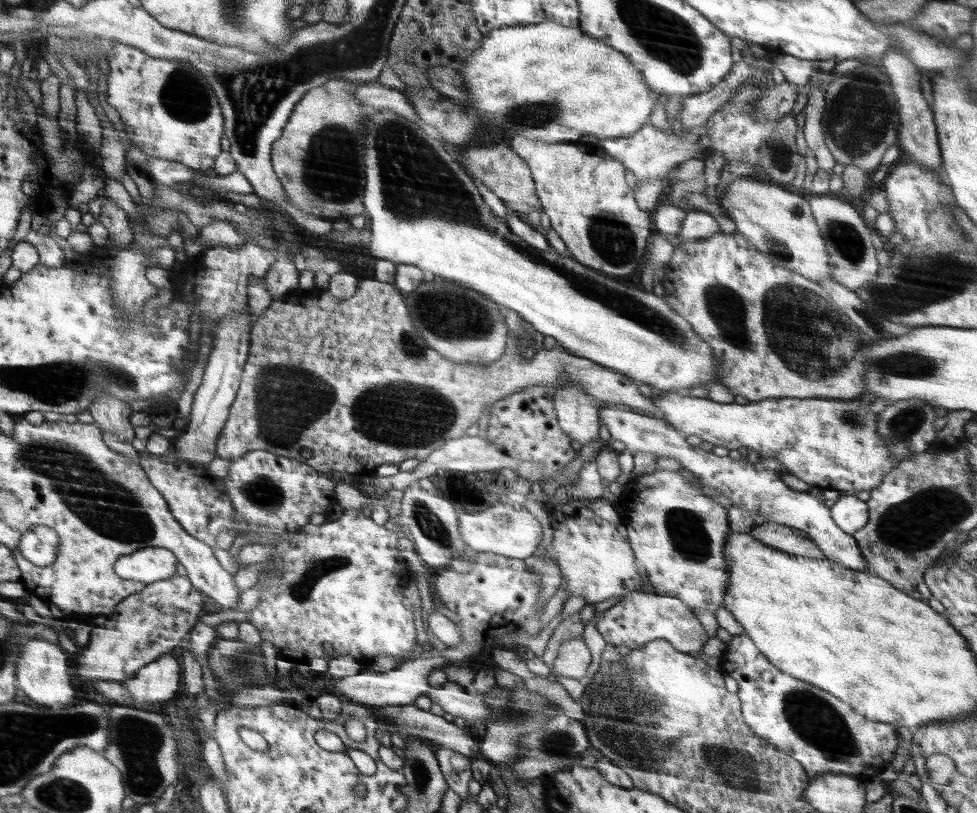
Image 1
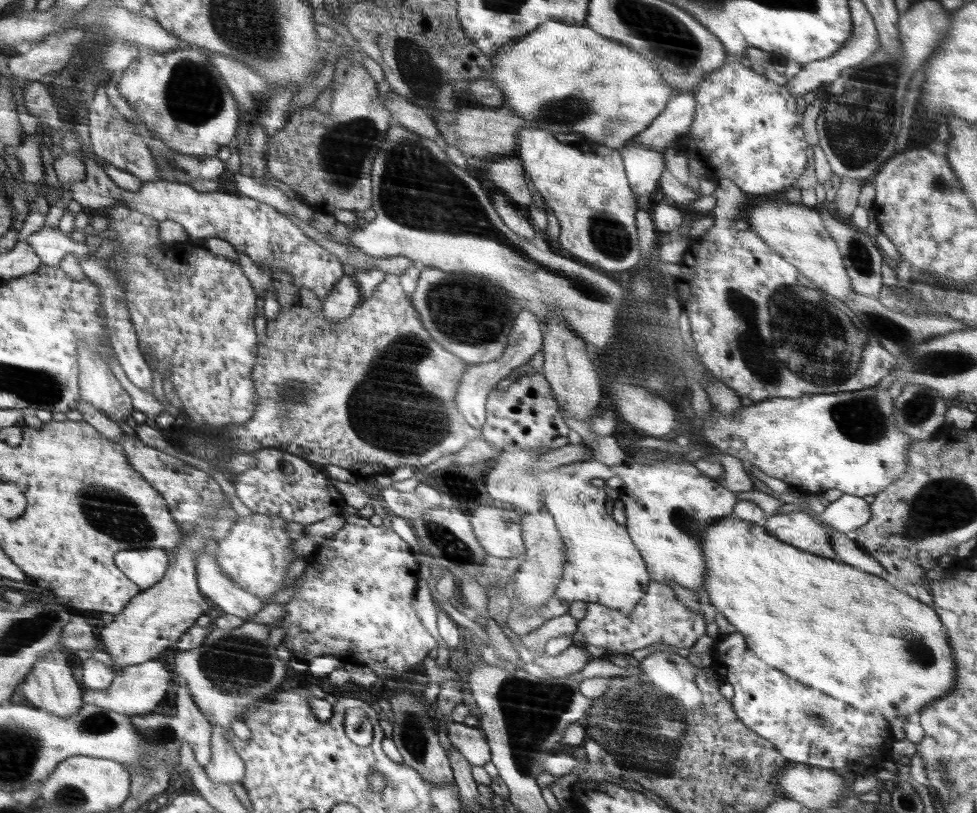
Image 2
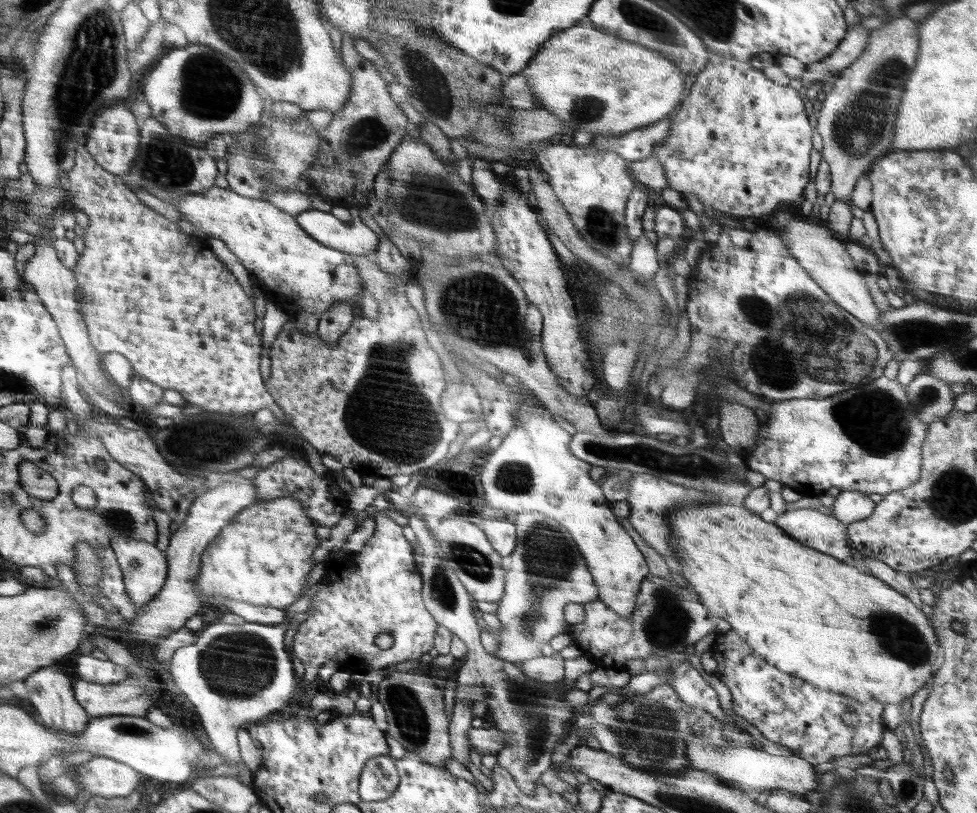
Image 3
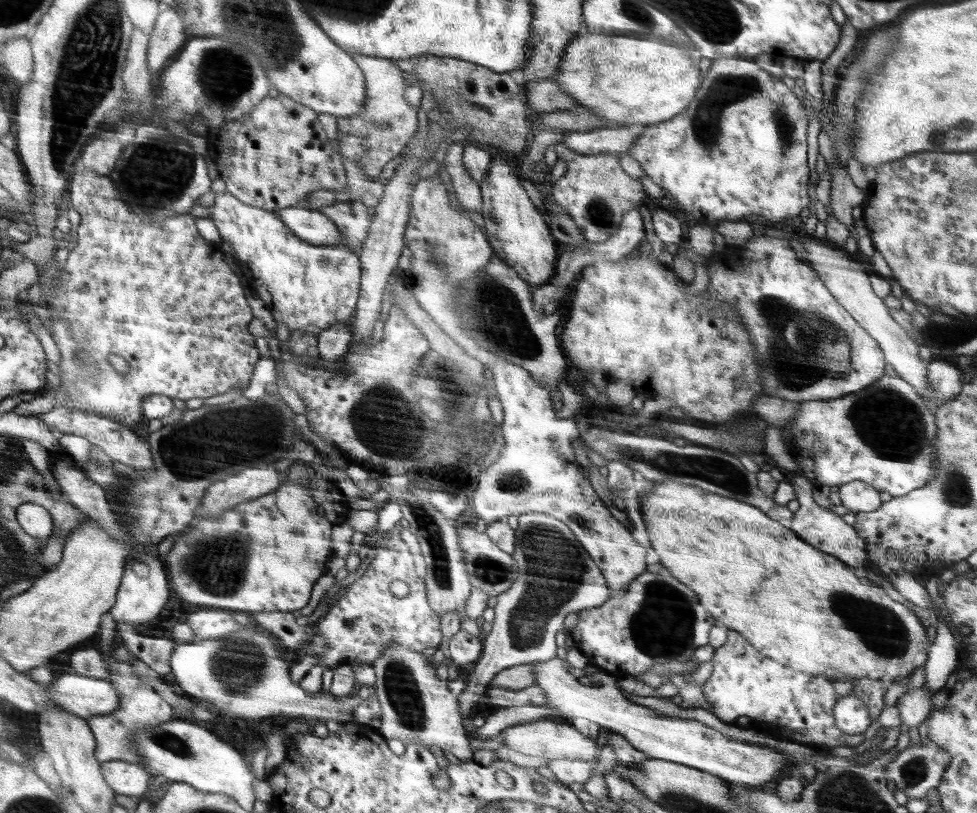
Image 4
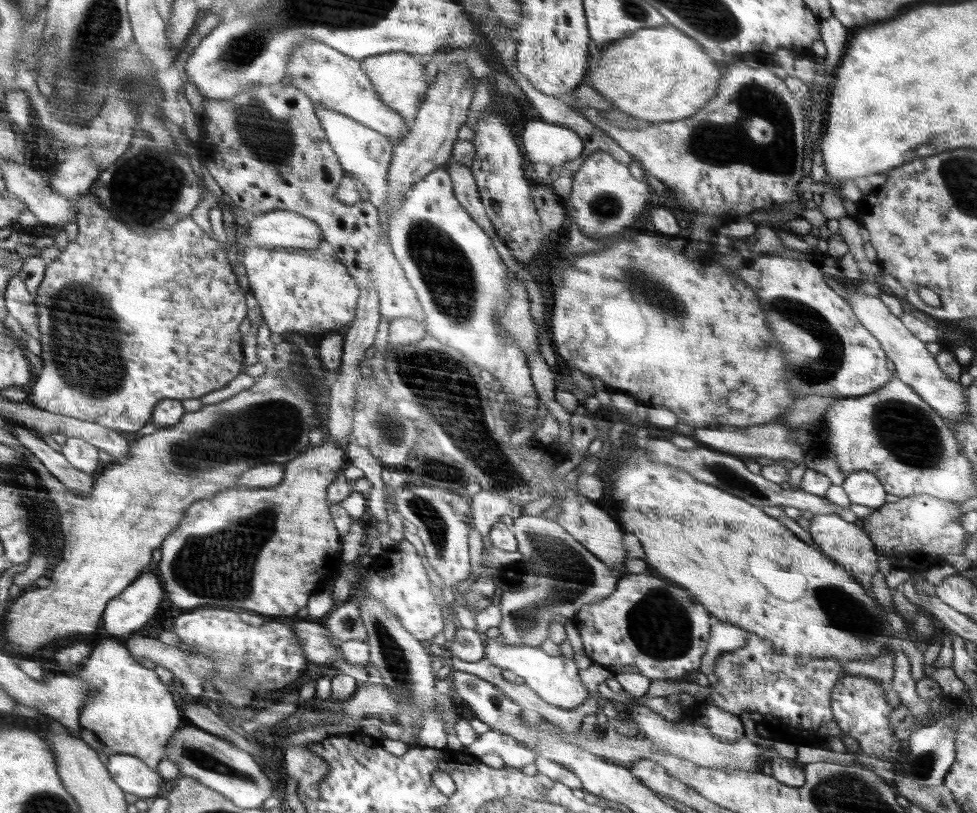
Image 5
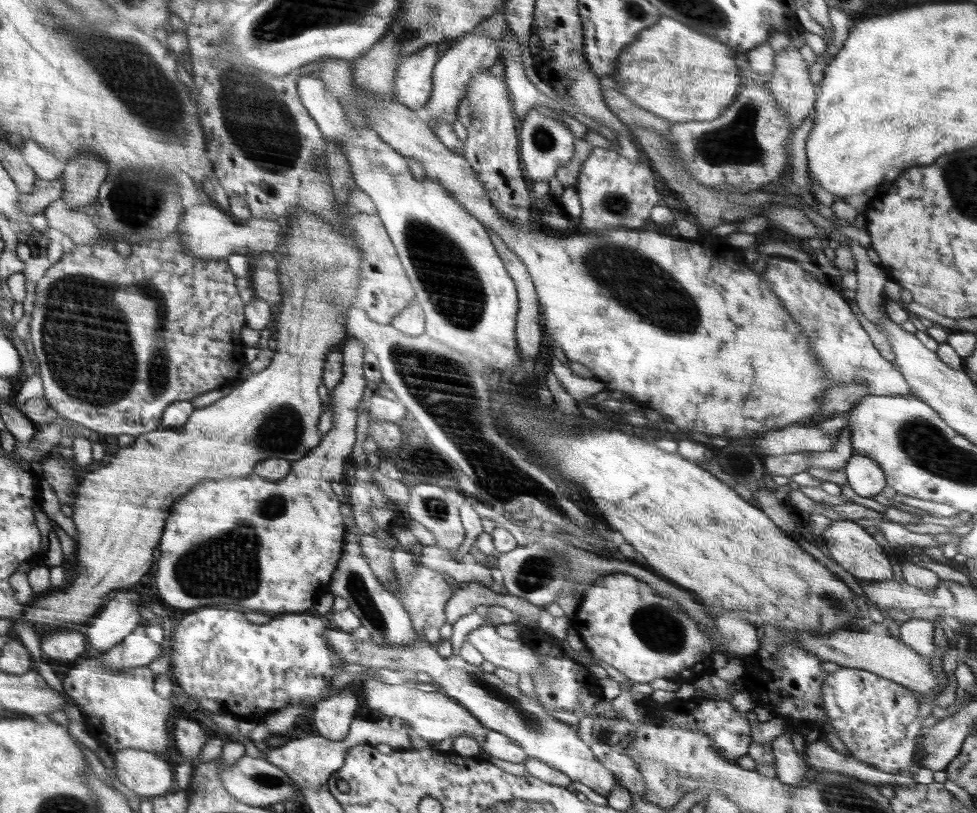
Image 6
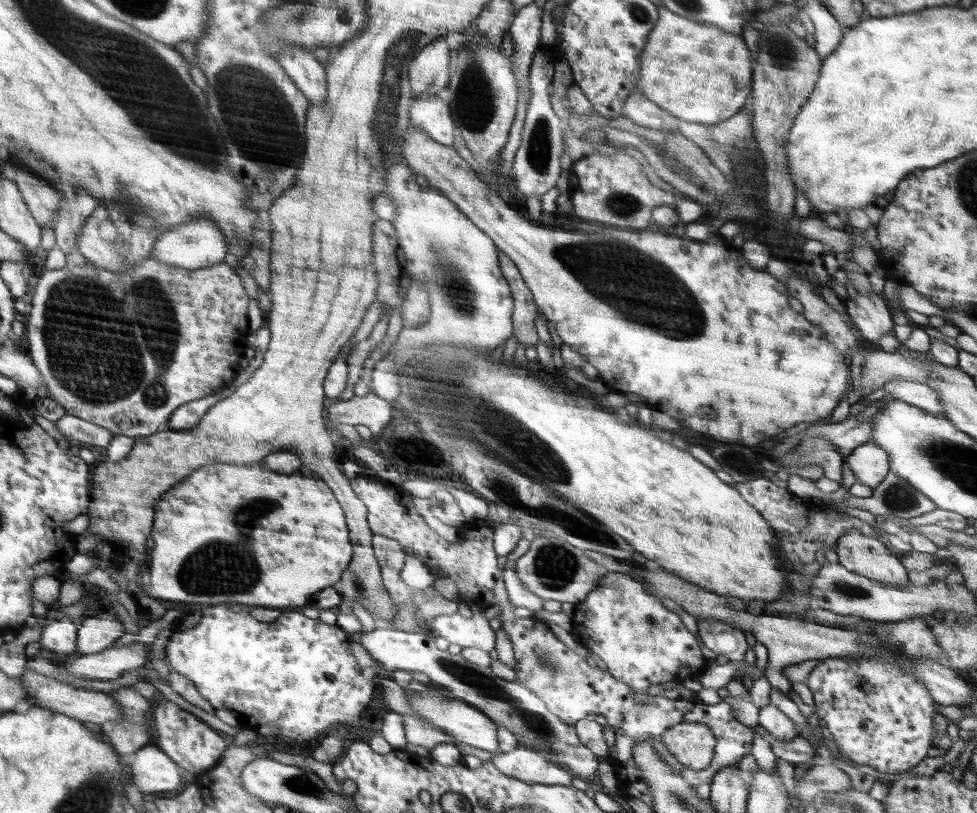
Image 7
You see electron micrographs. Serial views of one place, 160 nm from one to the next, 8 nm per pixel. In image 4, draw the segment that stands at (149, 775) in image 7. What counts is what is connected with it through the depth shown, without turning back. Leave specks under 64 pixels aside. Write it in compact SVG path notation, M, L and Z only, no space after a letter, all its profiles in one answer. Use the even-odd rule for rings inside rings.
M114 759L102 763L101 768L106 784L114 792L126 796L140 796L146 792L146 769L138 763Z

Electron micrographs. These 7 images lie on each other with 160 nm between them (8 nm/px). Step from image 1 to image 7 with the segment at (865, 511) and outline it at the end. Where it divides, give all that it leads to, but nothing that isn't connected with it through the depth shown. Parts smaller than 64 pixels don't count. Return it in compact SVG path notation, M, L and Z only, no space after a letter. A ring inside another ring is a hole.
M875 442L857 446L845 459L856 481L873 490L884 481L889 471L888 453Z

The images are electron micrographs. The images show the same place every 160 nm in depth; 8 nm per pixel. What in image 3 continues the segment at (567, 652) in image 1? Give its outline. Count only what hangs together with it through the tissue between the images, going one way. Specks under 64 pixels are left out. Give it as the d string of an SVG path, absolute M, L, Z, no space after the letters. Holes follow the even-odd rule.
M558 652L552 654L552 656L540 655L525 660L520 668L530 678L547 683L556 683L565 679L566 662Z

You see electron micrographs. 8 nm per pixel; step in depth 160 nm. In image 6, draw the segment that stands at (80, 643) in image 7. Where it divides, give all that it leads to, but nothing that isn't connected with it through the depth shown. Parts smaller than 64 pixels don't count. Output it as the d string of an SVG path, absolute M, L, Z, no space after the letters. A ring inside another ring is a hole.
M116 592L102 613L83 627L88 648L104 653L124 641L130 632L138 628L140 602L142 600L136 592Z

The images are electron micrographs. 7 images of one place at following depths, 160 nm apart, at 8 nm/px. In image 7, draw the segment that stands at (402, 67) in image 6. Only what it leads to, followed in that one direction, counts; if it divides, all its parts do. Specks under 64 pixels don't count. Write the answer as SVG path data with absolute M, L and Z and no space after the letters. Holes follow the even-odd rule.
M444 37L431 42L418 52L409 66L414 98L421 94L440 93L451 78L453 61L453 51L450 51Z

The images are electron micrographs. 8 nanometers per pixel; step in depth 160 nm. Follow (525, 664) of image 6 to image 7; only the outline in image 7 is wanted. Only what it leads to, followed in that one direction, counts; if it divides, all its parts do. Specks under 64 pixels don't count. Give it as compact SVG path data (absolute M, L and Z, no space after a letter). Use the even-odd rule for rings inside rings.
M459 611L450 616L440 616L432 620L430 630L438 637L446 638L450 644L458 644L463 649L478 647L486 652L494 650L495 631L484 616L478 613L468 619Z

